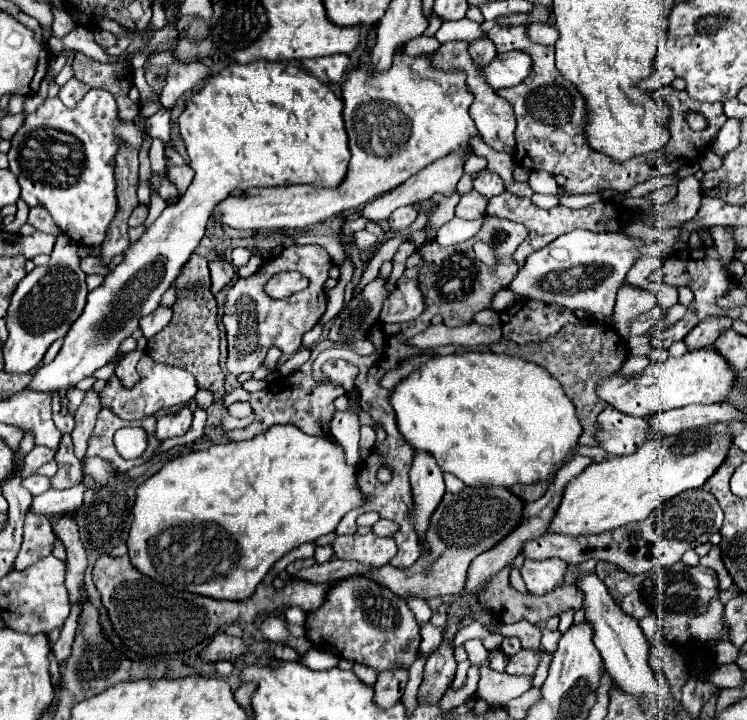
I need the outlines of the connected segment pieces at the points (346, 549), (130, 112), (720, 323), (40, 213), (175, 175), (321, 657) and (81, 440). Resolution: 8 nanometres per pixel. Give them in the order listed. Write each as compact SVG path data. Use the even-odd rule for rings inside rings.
M373 532L365 536L361 534L339 536L333 544L333 550L337 558L369 562L373 568L389 564L391 558L397 554L397 546L393 538L381 538L381 536L375 536Z
M77 52L71 62L73 76L91 88L109 90L119 104L121 120L135 120L139 114L139 104L127 98L133 86L133 68L125 64L101 64L83 52Z
M707 318L703 320L701 324L697 324L687 336L685 336L685 344L689 350L695 350L695 348L705 348L705 346L711 346L719 336L721 332L729 330L731 328L731 320L729 318Z
M31 208L27 222L29 222L31 226L35 226L37 230L47 232L47 234L53 234L53 236L57 236L57 234L61 232L61 230L57 228L57 224L53 224L53 218L45 212L45 208Z
M169 166L169 168L167 168L167 178L169 178L169 182L173 182L173 186L177 188L177 196L167 200L169 206L175 204L175 202L181 198L181 194L185 194L187 186L191 184L191 176L193 176L193 170L191 170L189 166Z
M311 648L309 652L305 652L299 660L301 664L305 664L307 668L311 670L329 670L333 666L337 666L339 658L333 654L333 652L325 652L325 650L317 650L317 648Z
M89 388L85 392L85 398L81 402L81 406L77 408L75 412L75 420L77 420L77 426L75 430L71 432L71 438L73 438L73 446L75 446L75 456L85 456L85 448L87 448L87 438L95 426L95 418L101 410L101 396Z

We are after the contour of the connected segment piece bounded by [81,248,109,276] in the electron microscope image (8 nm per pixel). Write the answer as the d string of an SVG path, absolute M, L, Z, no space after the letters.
M93 248L93 254L87 256L85 260L81 260L81 270L85 274L101 274L101 276L109 274L109 270L105 266L101 266L101 262L99 262L97 256L99 256L99 248Z

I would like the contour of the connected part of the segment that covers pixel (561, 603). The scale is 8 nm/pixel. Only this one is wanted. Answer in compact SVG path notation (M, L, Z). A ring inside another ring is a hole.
M505 566L497 576L493 576L493 580L485 586L485 592L481 594L481 602L505 624L513 624L519 620L527 620L531 624L543 624L547 618L567 612L567 610L577 610L581 608L581 590L577 592L577 588L573 584L565 584L557 590L553 590L551 594L545 596L535 596L531 592L519 592L511 586L509 582L509 566ZM577 594L579 594L579 604L577 604Z

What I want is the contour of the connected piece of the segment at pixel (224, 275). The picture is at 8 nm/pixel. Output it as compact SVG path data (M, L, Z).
M219 258L209 262L209 270L211 270L211 292L213 294L223 290L235 276L235 268L231 266L231 262L219 260Z

